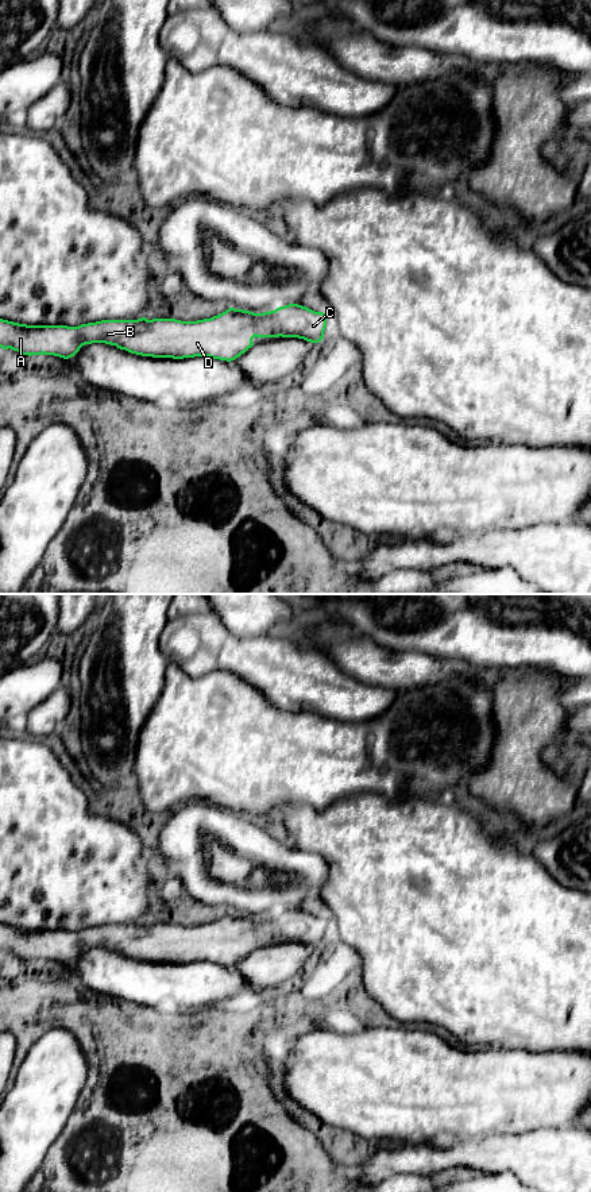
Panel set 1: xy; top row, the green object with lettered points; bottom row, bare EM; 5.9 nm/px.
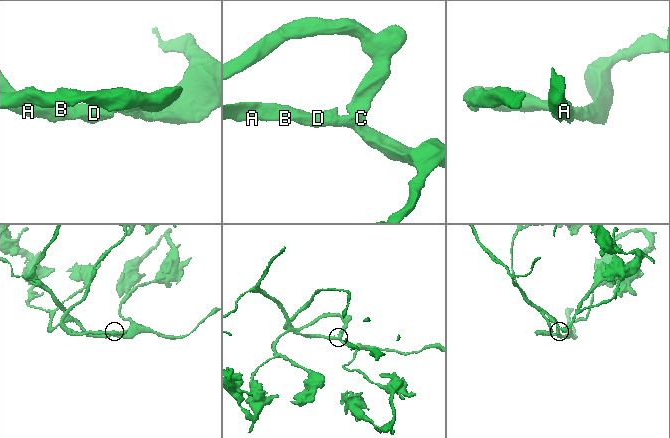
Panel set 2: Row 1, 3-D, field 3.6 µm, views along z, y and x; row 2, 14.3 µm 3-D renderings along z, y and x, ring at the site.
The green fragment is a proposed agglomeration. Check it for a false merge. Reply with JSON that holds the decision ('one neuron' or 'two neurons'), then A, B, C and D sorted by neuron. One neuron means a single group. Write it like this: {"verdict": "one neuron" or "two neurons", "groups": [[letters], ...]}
{"verdict": "one neuron", "groups": [["A", "B", "C", "D"]]}

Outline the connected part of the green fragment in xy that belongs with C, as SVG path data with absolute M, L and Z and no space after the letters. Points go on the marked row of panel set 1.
M298 304L279 306L275 310L254 313L229 308L210 319L181 321L175 319L138 320L101 320L67 325L27 325L0 319L0 347L13 350L23 355L54 355L63 359L74 356L85 344L105 343L116 346L131 354L152 358L194 358L209 356L220 360L235 360L254 346L252 339L259 337L298 337L318 343L324 337L327 313L314 312Z

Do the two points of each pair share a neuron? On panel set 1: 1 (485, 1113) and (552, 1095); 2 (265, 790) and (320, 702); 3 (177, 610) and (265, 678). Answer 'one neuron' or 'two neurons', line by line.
1: one neuron
2: two neurons
3: two neurons

